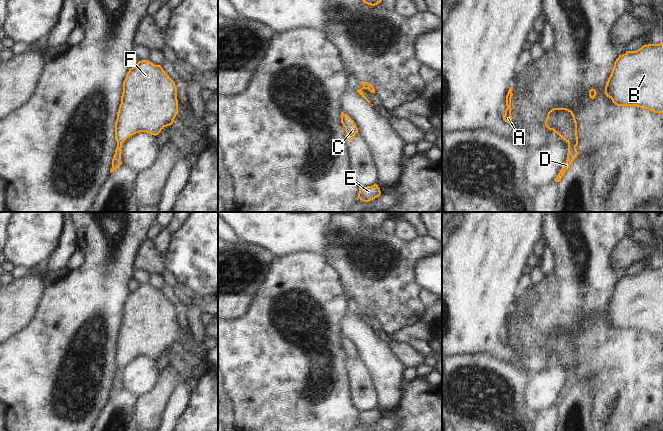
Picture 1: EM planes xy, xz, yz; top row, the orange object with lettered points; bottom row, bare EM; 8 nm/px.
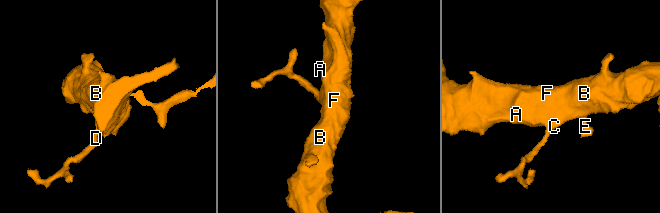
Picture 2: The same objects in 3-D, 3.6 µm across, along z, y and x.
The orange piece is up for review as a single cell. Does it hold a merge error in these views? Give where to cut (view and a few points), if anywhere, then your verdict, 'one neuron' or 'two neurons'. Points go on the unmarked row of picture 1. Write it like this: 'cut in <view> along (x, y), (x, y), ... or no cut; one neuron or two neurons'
no cut; one neuron

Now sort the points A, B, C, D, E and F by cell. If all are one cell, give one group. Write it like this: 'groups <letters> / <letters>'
groups A B C D E F

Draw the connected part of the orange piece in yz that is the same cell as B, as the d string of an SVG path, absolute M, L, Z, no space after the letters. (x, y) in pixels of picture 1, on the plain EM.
M663 266L619 279L605 318L617 330L637 330L663 338Z

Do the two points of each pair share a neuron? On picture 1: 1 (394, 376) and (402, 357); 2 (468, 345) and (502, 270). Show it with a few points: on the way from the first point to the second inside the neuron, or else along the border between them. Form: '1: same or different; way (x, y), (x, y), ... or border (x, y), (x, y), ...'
1: different; border (388, 344), (391, 353), (404, 368)
2: same; way (468, 326), (468, 304), (483, 289)

